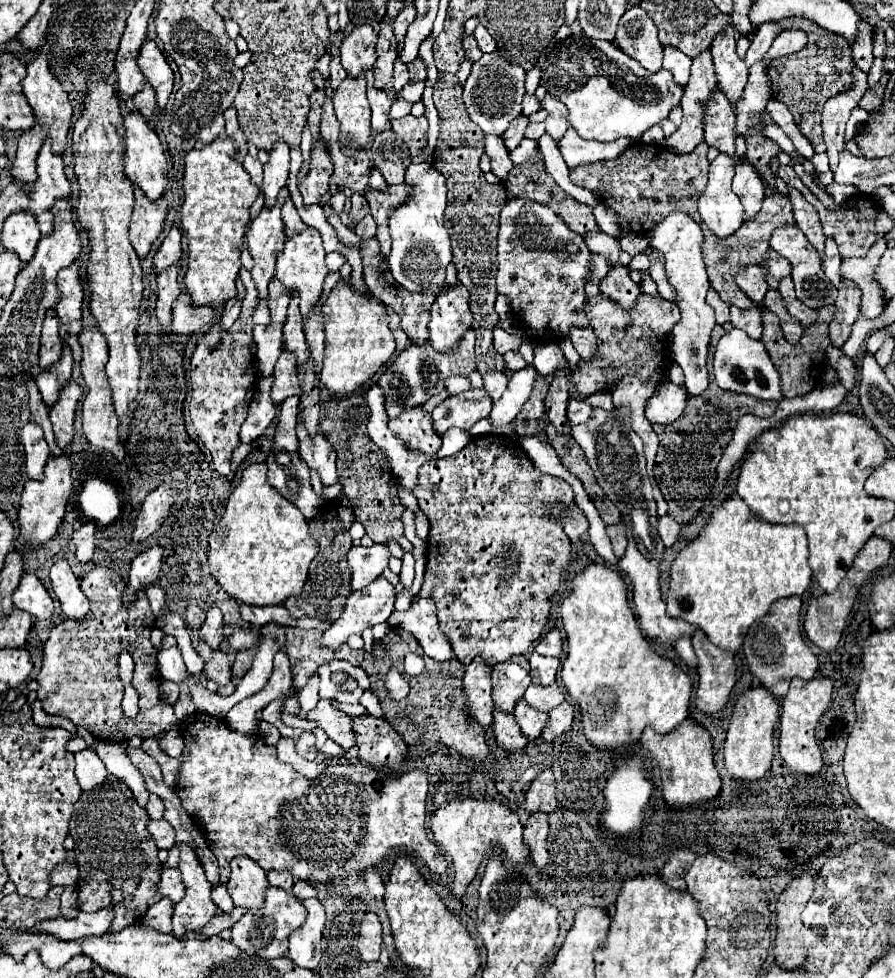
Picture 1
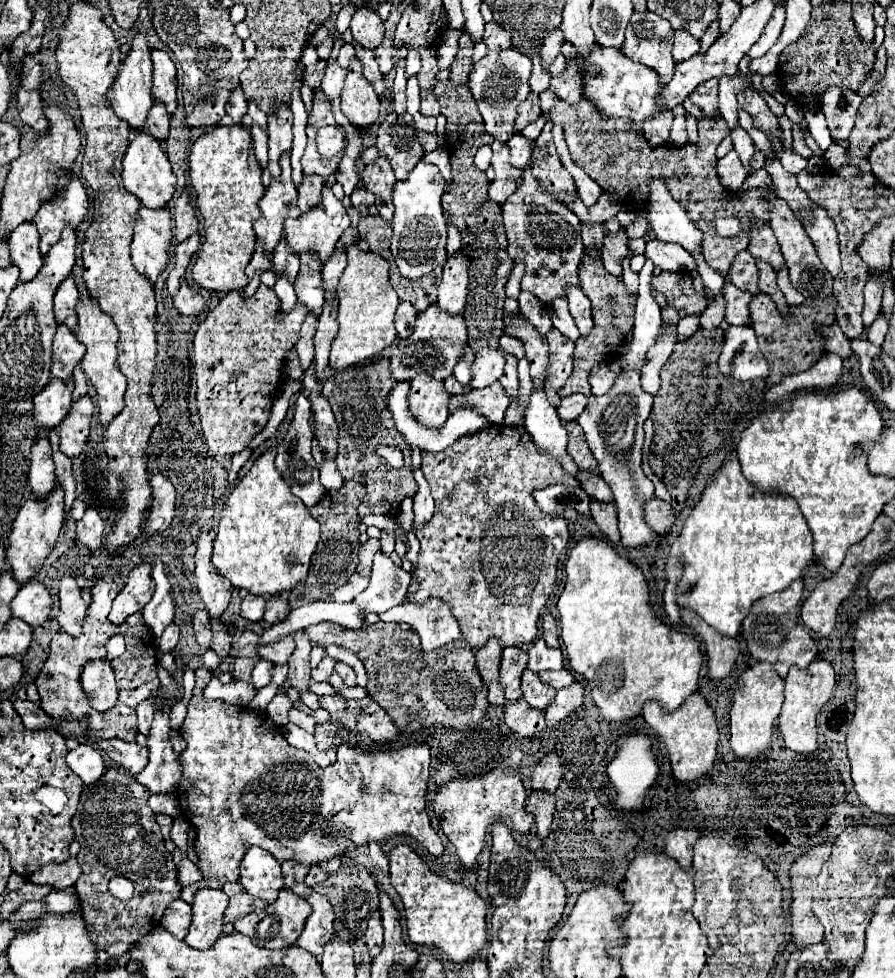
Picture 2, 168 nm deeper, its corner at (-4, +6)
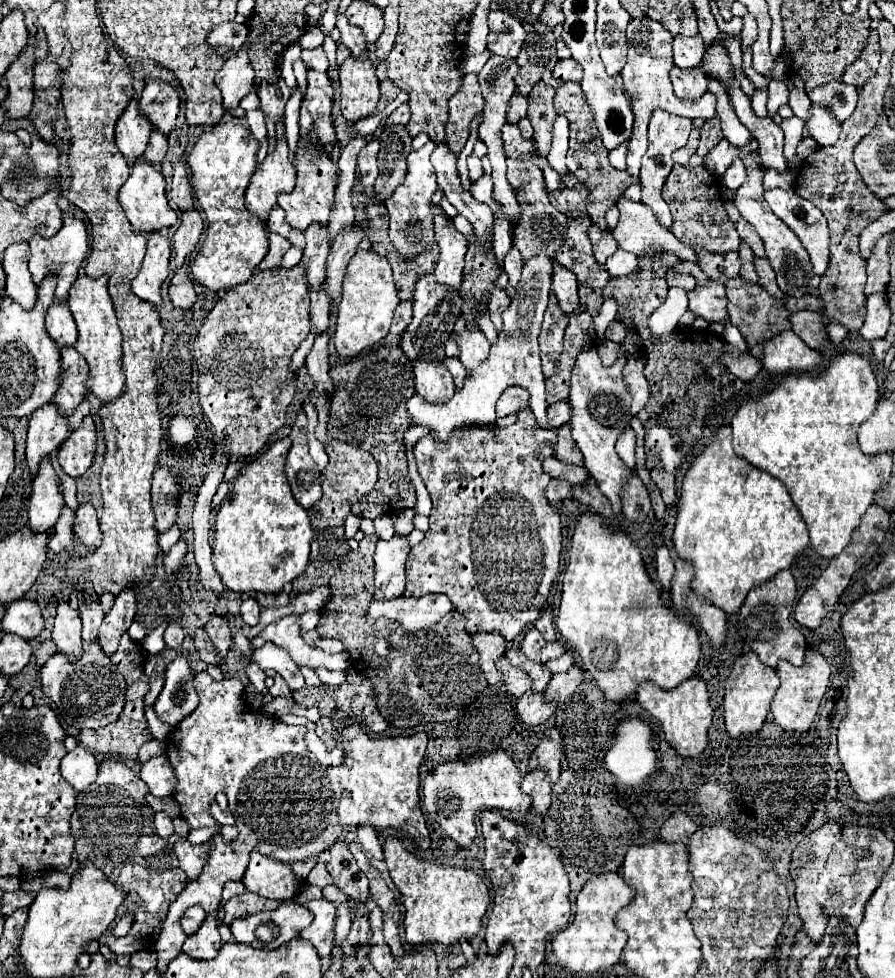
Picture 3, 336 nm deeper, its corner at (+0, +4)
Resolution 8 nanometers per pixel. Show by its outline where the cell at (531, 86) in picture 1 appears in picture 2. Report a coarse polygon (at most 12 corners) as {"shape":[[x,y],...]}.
{"shape":[[559,28],[547,34],[541,48],[543,66],[555,60],[563,42]]}

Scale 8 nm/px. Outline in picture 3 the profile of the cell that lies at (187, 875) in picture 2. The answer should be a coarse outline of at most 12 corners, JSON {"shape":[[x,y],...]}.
{"shape":[[187,840],[173,846],[187,880],[195,880],[207,858],[207,844]]}

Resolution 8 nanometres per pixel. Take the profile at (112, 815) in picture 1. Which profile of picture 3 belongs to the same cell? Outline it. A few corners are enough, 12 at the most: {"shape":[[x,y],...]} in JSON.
{"shape":[[101,762],[71,816],[79,864],[125,892],[117,956],[153,950],[187,886],[153,830],[149,790]]}

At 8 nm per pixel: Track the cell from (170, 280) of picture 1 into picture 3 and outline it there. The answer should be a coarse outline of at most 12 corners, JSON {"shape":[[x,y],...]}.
{"shape":[[197,210],[181,214],[173,236],[173,258],[181,268],[201,238]]}

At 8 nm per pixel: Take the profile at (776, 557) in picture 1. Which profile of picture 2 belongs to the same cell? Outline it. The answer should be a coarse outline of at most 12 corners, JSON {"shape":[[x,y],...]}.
{"shape":[[723,460],[671,552],[677,604],[735,636],[801,578],[813,534],[789,494]]}

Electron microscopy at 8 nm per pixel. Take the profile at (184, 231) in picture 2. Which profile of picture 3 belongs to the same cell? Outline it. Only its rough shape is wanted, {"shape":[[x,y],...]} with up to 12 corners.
{"shape":[[177,162],[171,198],[181,212],[193,210],[187,168]]}

